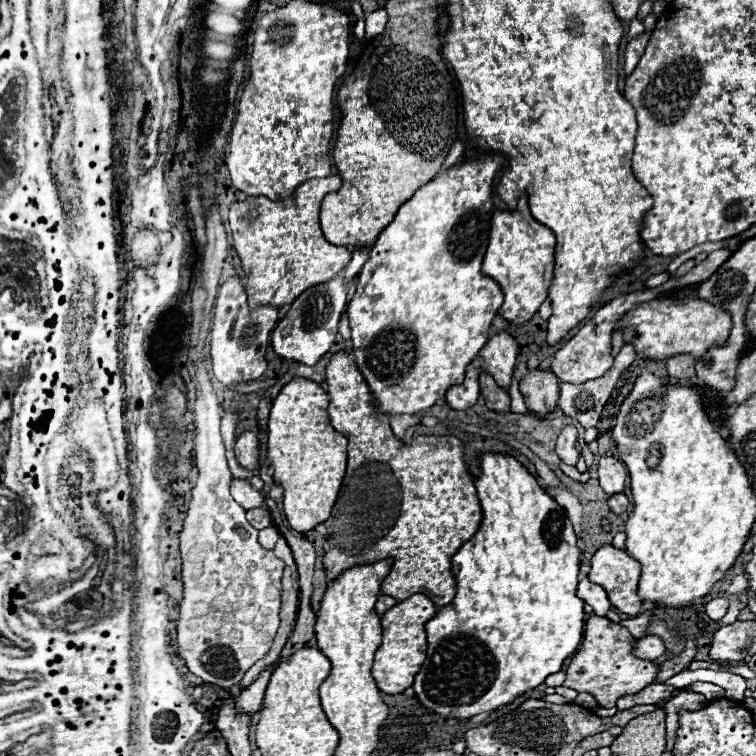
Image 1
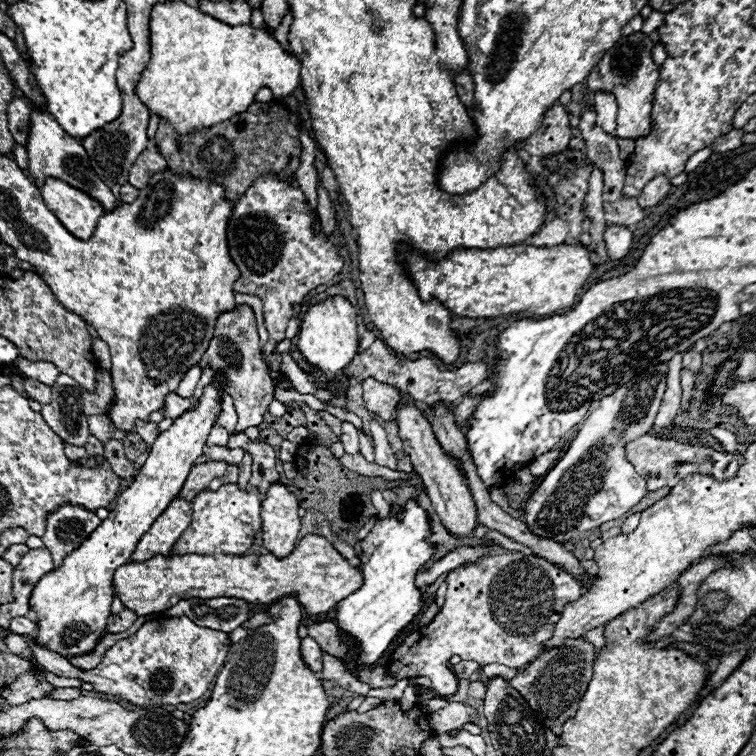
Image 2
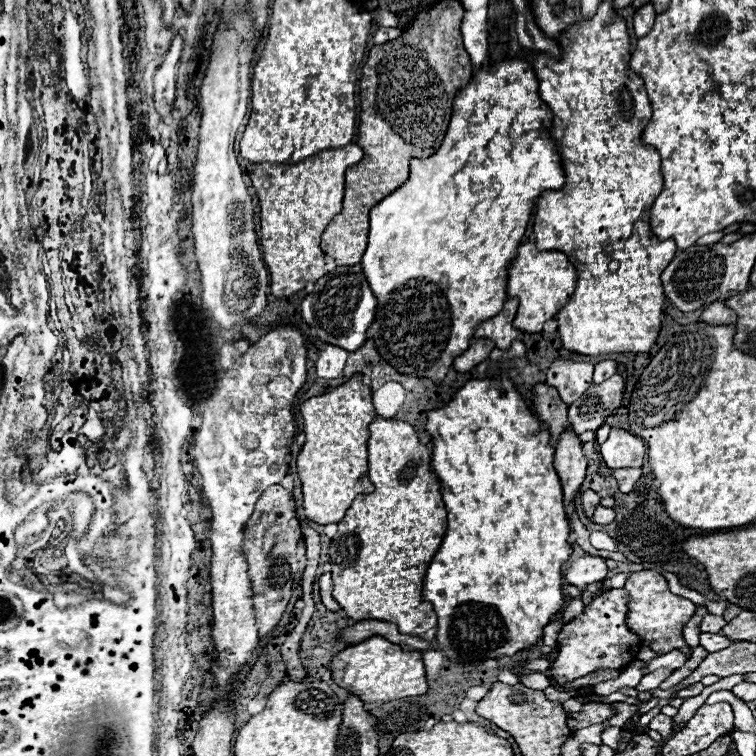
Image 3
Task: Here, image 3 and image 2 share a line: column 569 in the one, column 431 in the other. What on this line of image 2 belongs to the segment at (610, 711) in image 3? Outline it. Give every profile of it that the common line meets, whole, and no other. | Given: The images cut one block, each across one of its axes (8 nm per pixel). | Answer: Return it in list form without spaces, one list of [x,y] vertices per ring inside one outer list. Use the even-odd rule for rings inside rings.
[[[450,702],[446,708],[432,712],[430,726],[436,730],[436,734],[442,734],[442,732],[462,728],[464,724],[476,722],[476,720],[478,720],[478,714],[472,706],[462,702]]]

